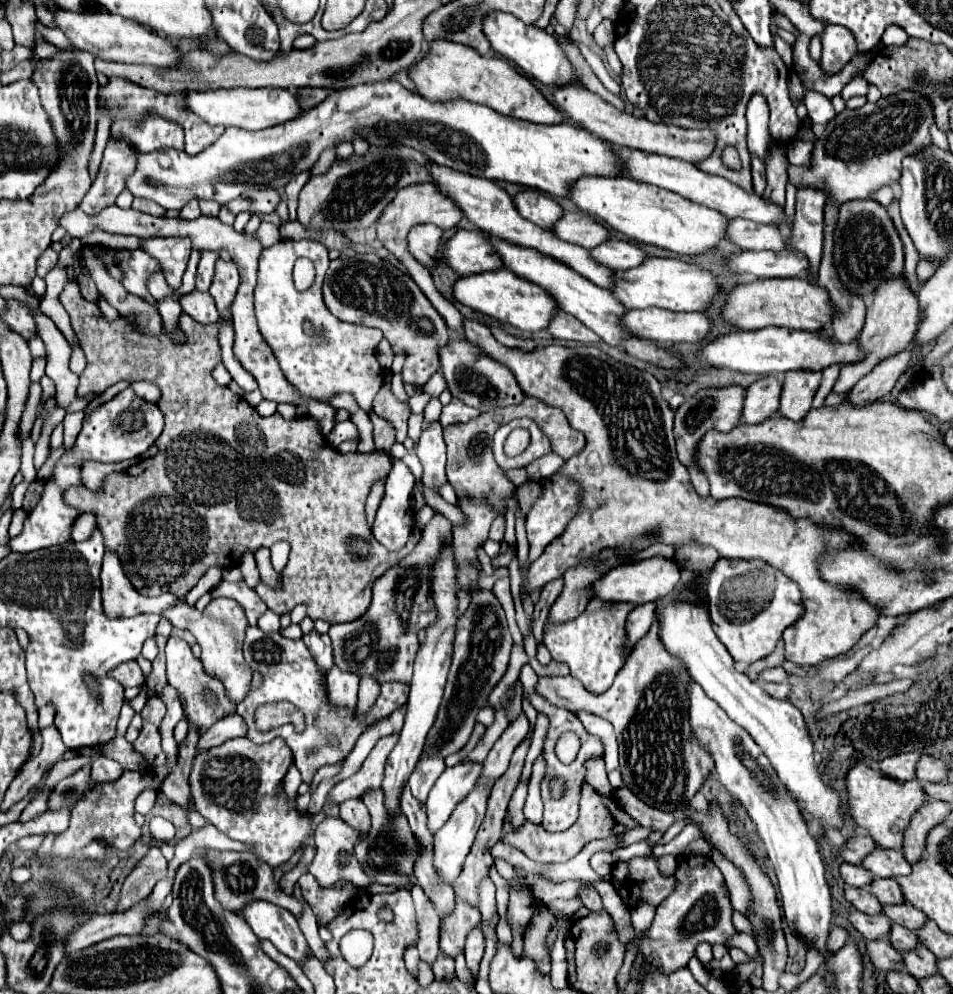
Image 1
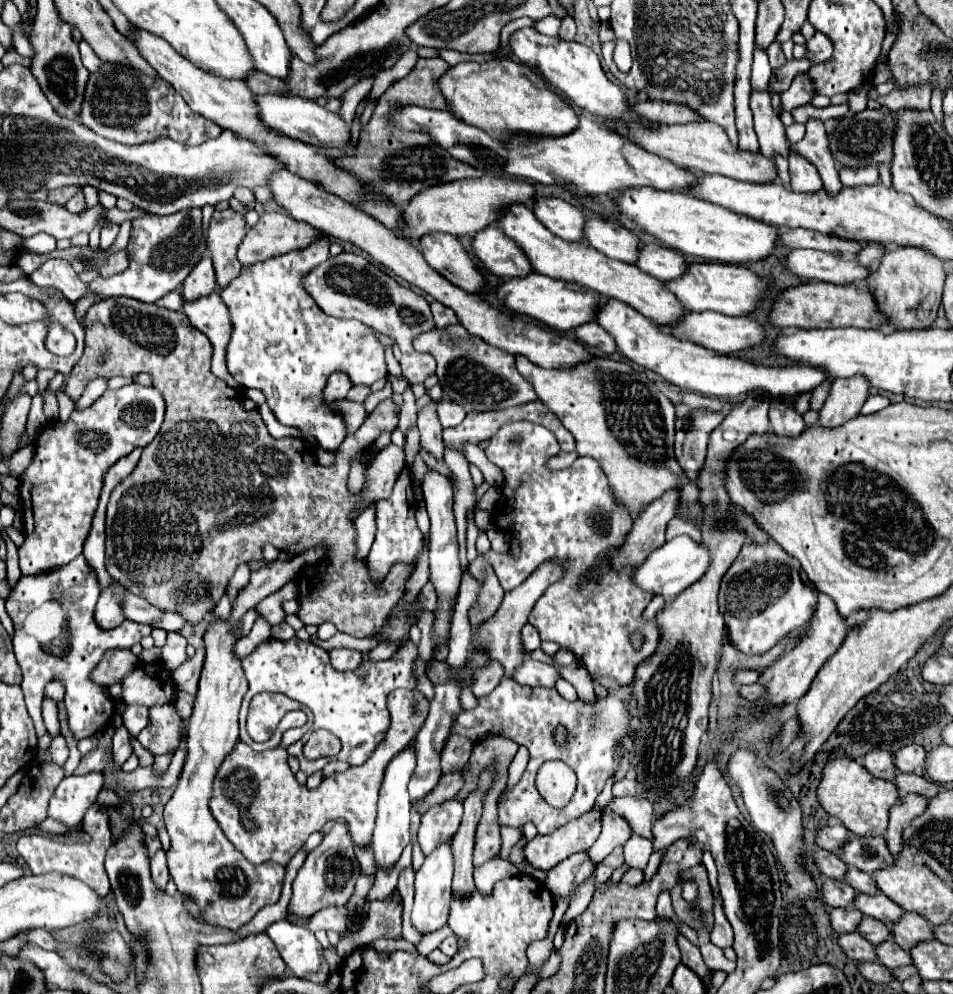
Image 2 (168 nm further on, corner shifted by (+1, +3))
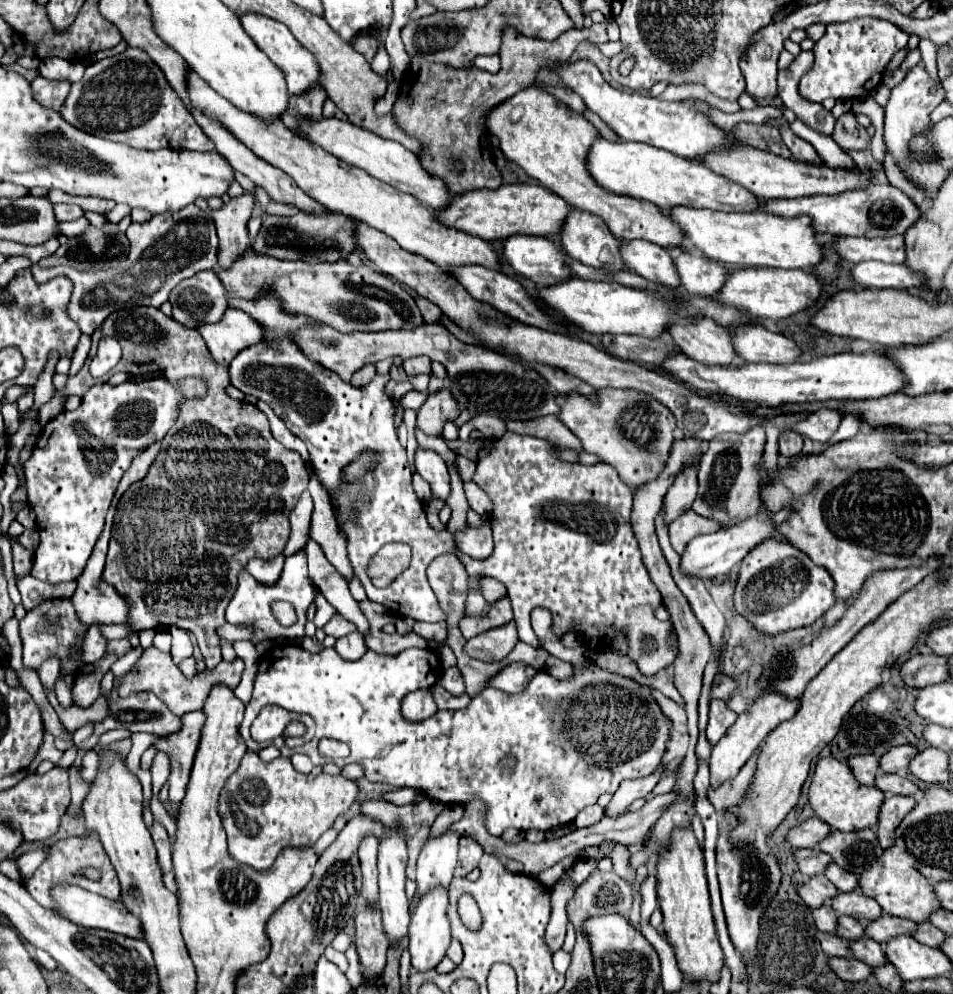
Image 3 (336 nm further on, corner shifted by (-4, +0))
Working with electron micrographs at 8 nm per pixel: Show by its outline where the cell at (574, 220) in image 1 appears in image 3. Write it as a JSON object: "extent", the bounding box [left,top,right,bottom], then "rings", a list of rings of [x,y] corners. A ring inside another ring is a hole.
{"extent":[621,239,681,287],"rings":[[[637,239],[623,243],[621,255],[625,265],[647,281],[661,281],[661,285],[677,285],[681,287],[681,279],[677,277],[677,269],[673,269],[673,257],[667,249]]]}

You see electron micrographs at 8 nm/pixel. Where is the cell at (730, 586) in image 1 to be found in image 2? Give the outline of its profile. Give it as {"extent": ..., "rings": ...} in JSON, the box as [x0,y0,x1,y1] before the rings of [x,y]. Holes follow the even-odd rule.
{"extent":[718,540,816,654],"rings":[[[774,540],[766,542],[762,546],[756,546],[752,542],[746,542],[728,572],[722,578],[720,594],[718,594],[718,606],[720,614],[728,628],[728,640],[730,644],[744,652],[744,654],[764,654],[776,642],[780,642],[784,636],[804,628],[804,624],[812,618],[816,608],[816,594],[800,580],[800,562],[792,556],[788,556]]]}

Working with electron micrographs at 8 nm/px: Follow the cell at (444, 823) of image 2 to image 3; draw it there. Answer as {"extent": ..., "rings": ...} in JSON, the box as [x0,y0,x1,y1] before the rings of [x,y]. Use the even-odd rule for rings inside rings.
{"extent":[417,833,459,899],"rings":[[[445,833],[439,839],[429,839],[419,855],[417,861],[417,897],[421,899],[429,889],[433,887],[449,887],[453,879],[453,871],[457,867],[457,845],[459,845],[459,835],[457,833]]]}

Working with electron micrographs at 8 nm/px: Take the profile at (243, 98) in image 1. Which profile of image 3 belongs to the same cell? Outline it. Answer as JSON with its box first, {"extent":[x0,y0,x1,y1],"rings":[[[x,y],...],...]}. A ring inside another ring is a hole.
{"extent":[299,119,453,211],"rings":[[[321,119],[317,123],[315,121],[301,121],[299,123],[299,131],[311,143],[323,147],[325,151],[333,153],[335,157],[347,161],[349,165],[361,167],[363,171],[367,171],[375,179],[379,179],[383,183],[389,183],[395,189],[417,197],[421,203],[425,203],[427,207],[431,207],[435,211],[443,211],[453,201],[453,195],[449,193],[445,181],[441,181],[441,177],[431,175],[427,169],[423,169],[423,165],[417,159],[417,155],[407,151],[397,141],[389,141],[389,139],[377,137],[375,133],[371,133],[367,129],[359,129],[357,125],[351,125],[349,121],[339,121],[339,119]]]}

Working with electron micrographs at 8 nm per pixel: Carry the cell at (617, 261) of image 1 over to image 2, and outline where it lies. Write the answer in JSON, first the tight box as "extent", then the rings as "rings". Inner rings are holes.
{"extent":[636,242,686,280],"rings":[[[650,242],[650,244],[640,246],[636,266],[642,272],[652,274],[658,280],[672,280],[672,278],[678,278],[684,272],[686,260],[682,258],[680,252],[666,248],[662,244]]]}

